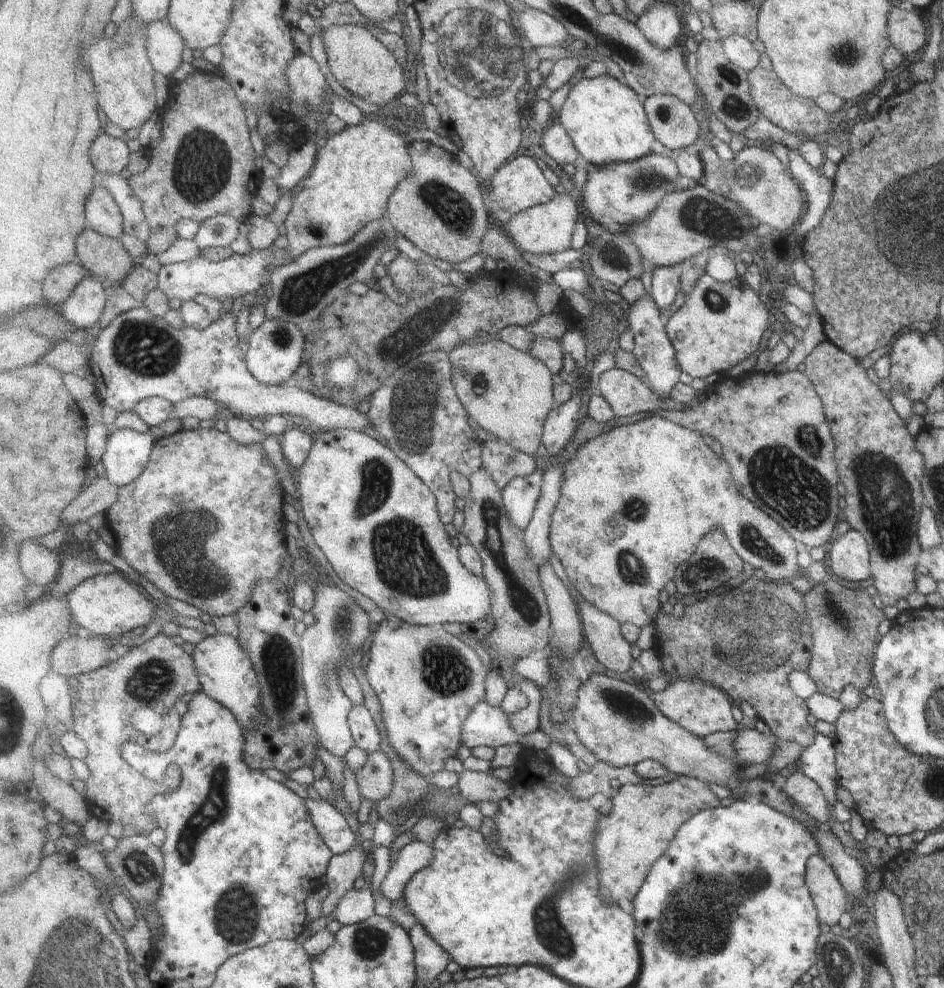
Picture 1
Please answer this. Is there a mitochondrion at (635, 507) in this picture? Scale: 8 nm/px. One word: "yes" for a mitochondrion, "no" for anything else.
yes

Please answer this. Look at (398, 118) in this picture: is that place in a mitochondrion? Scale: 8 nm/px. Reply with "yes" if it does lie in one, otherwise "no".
no

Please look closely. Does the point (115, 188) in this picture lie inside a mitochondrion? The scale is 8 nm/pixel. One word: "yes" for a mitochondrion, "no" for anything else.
no

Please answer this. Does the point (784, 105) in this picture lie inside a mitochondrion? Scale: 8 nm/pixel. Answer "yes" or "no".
no

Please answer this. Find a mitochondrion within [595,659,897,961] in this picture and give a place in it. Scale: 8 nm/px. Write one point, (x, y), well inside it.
(703, 925)

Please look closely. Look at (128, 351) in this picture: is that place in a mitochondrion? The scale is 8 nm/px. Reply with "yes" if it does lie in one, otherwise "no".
yes

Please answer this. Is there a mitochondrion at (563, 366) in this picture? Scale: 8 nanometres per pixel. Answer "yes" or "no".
no

